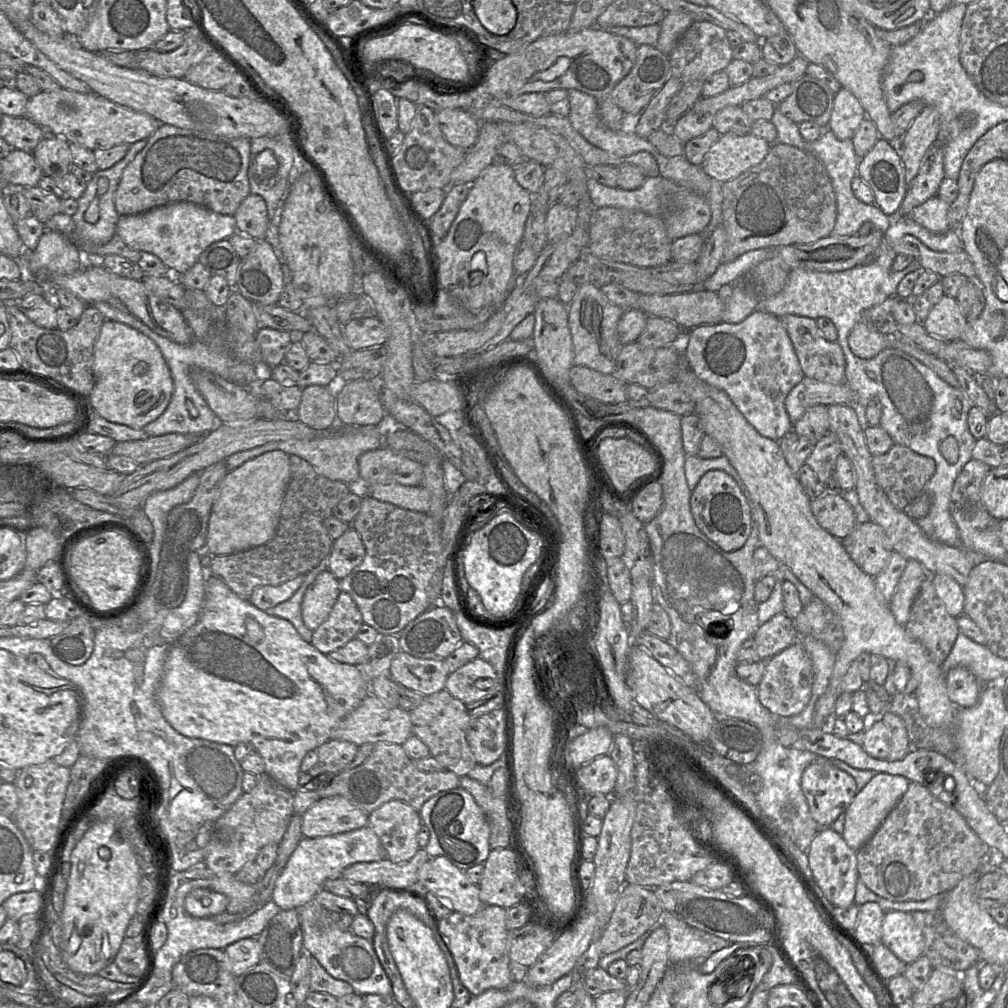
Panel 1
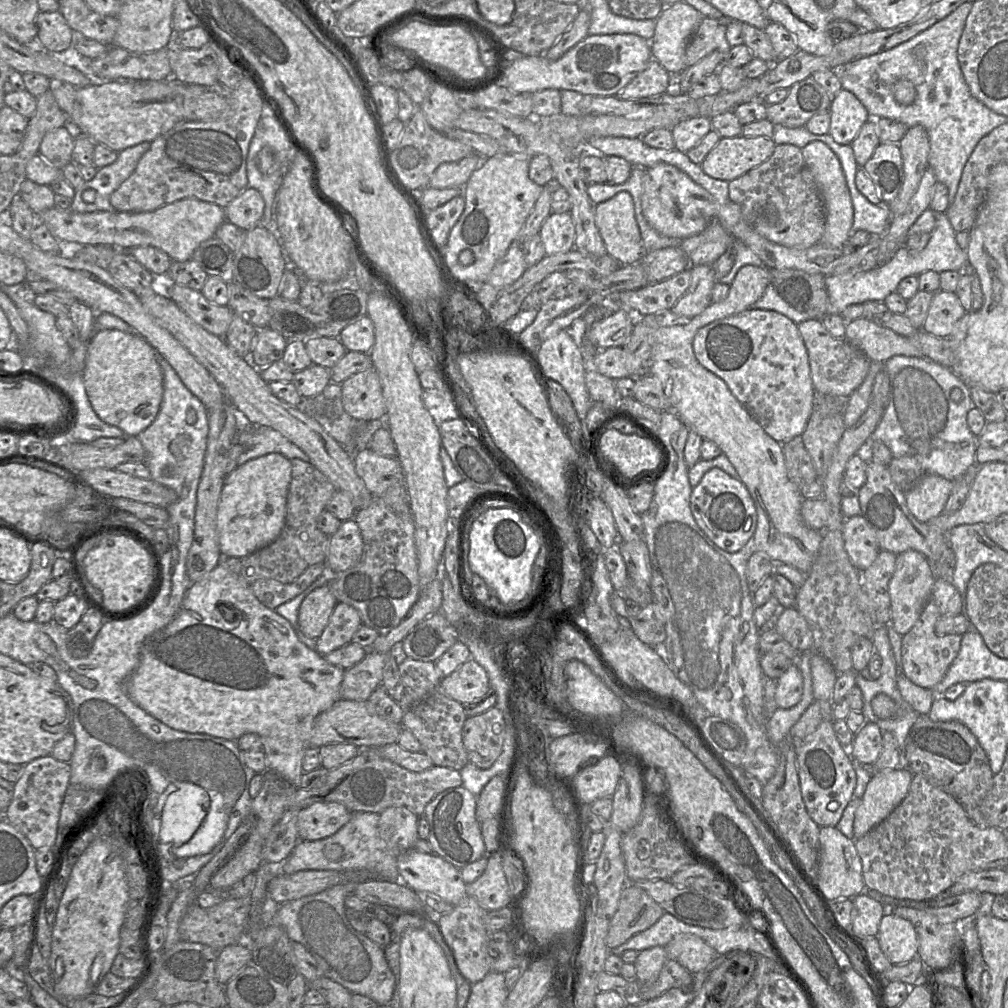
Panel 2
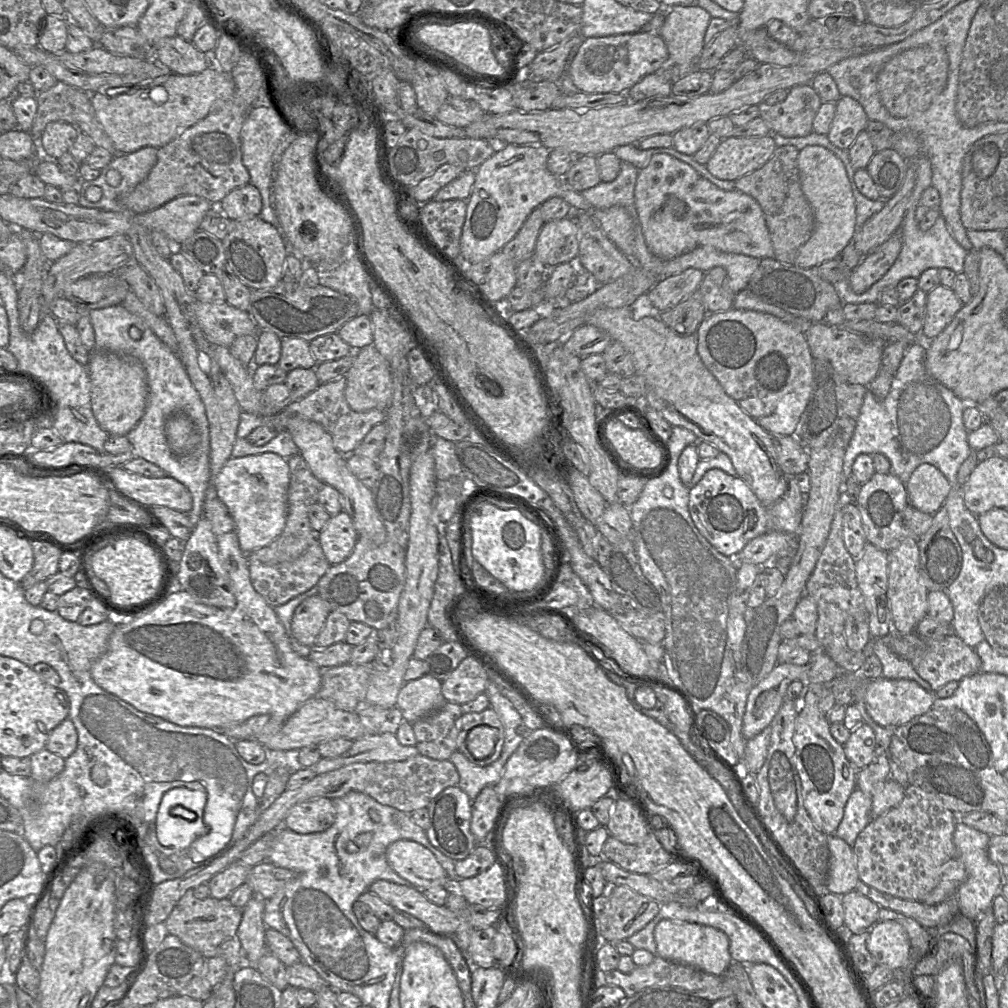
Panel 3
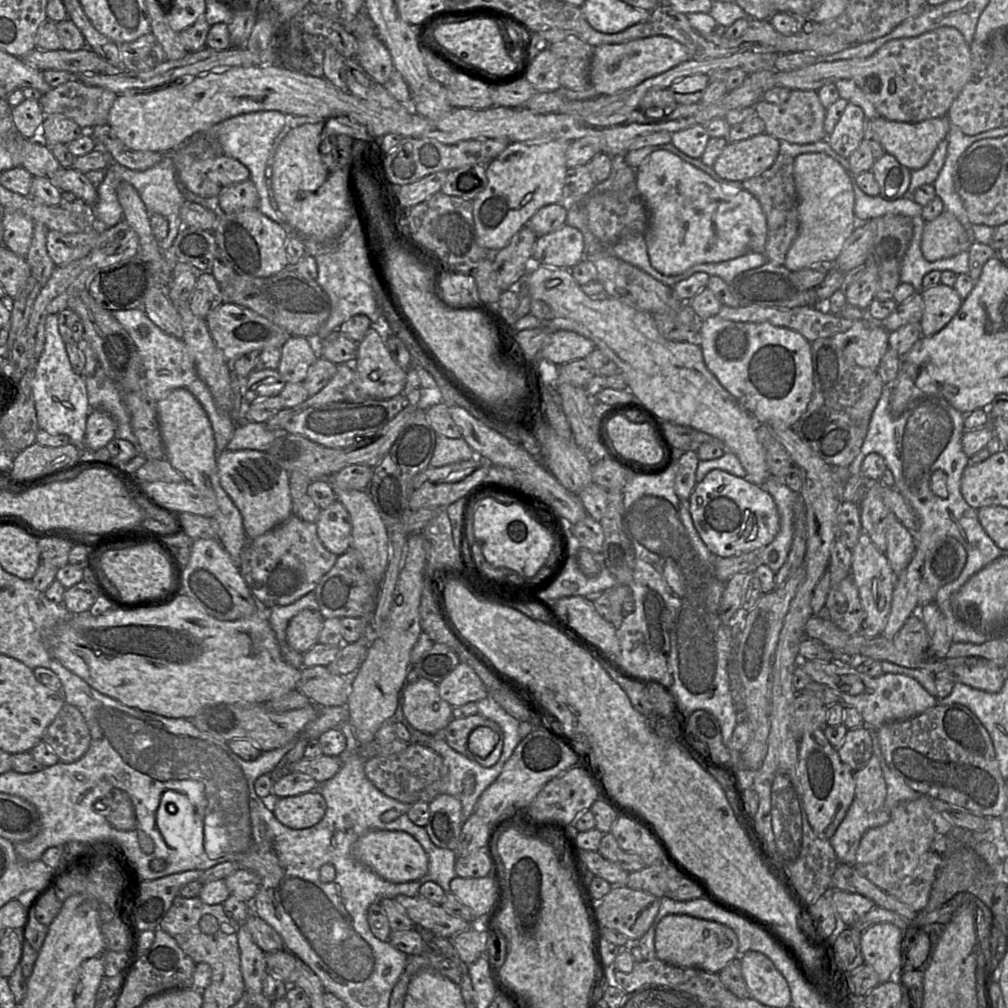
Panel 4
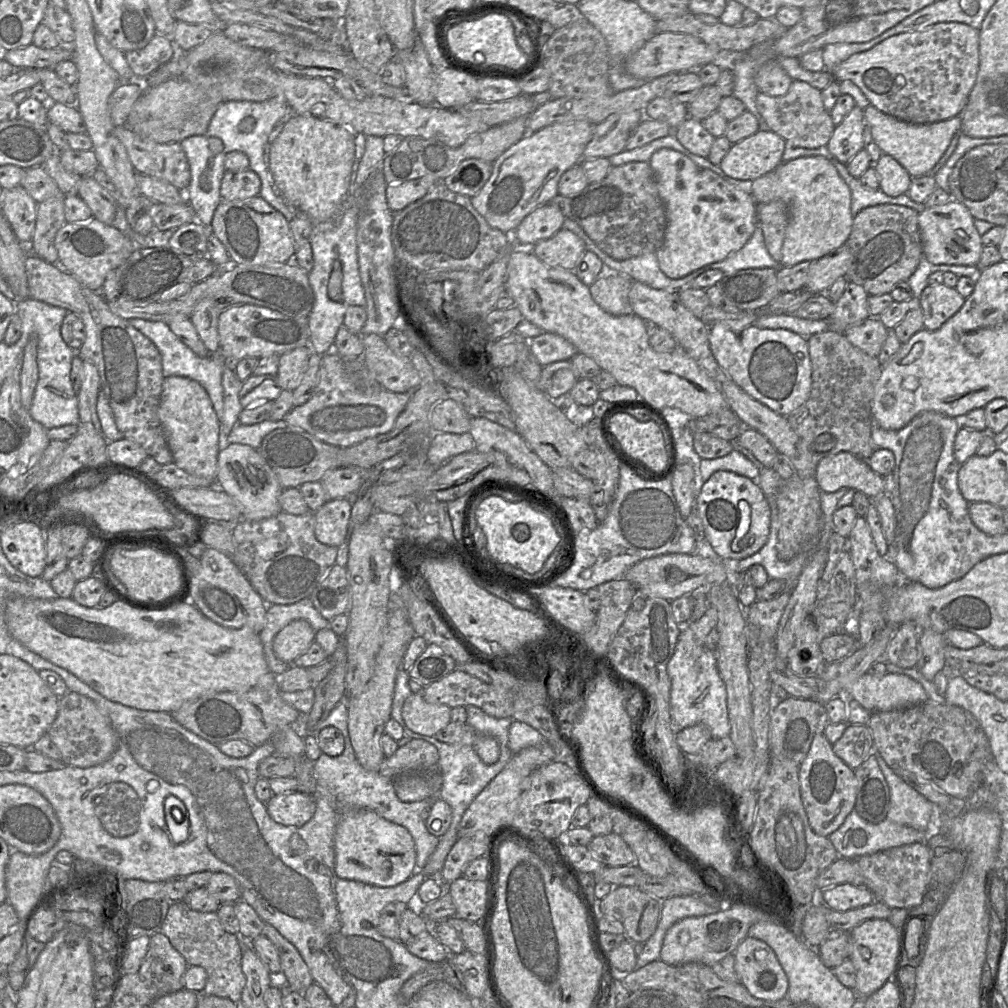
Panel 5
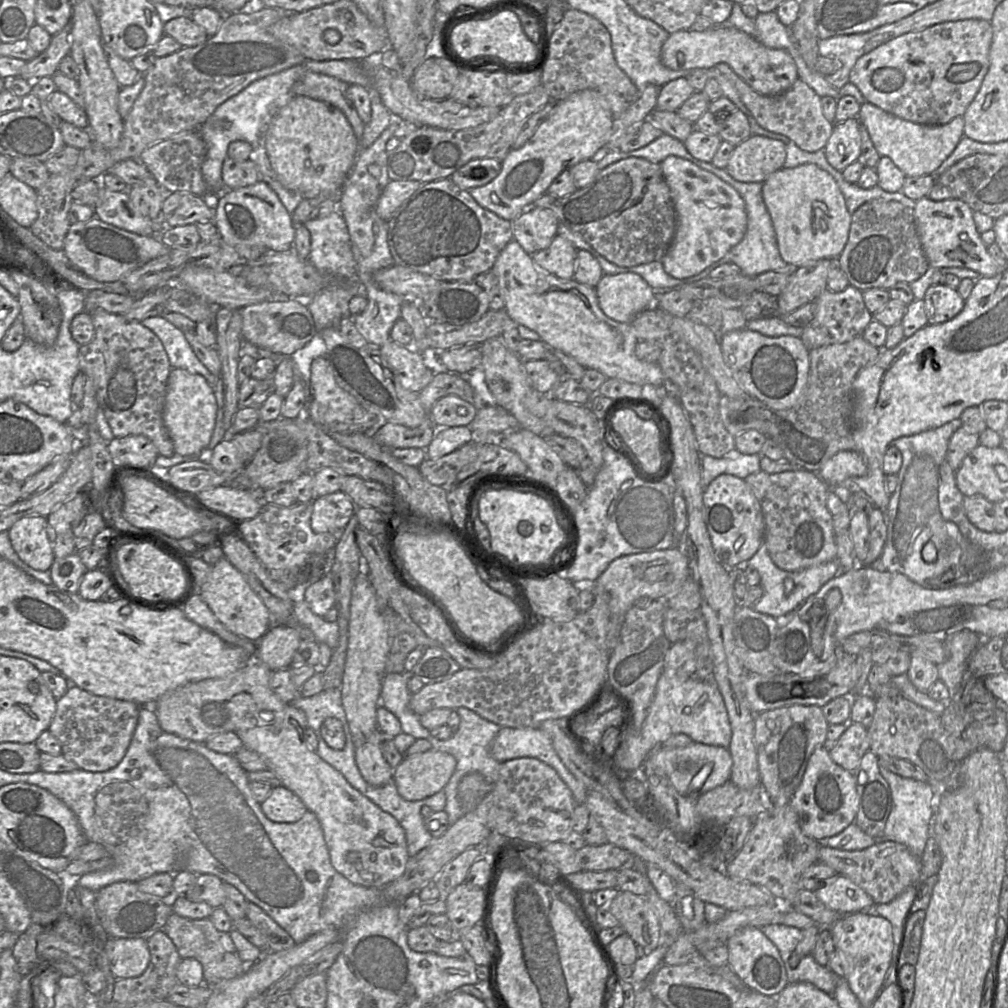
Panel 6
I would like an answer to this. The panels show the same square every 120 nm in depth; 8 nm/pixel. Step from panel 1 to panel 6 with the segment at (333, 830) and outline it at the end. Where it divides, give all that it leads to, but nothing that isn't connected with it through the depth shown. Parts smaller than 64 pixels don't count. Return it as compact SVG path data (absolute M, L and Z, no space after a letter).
M283 785L273 786L260 807L265 816L276 823L295 823L308 811L303 801Z

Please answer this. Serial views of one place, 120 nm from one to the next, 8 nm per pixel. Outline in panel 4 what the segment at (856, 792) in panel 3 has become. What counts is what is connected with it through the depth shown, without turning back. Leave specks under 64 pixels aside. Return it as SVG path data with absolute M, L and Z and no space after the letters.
M855 798L834 835L829 839L838 863L854 865L856 852L864 833L871 828L885 825L890 820L890 811L880 809L866 811Z

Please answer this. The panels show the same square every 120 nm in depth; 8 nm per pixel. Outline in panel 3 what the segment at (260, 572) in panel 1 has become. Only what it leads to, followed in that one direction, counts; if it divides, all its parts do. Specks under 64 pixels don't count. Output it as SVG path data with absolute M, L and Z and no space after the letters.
M298 454L287 459L289 465L290 483L288 487L287 501L287 521L285 527L272 543L254 550L247 554L248 565L278 565L281 563L291 562L299 558L307 548L317 541L317 533L313 530L309 521L309 508L317 502L318 493L324 483L318 480L311 472L308 464L303 457Z

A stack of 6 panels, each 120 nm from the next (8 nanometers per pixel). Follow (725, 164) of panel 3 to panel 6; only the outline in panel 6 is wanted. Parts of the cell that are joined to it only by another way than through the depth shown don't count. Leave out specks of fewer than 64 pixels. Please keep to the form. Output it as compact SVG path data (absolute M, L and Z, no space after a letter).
M751 135L735 146L725 170L737 181L763 183L770 174L783 168L785 159L785 143Z

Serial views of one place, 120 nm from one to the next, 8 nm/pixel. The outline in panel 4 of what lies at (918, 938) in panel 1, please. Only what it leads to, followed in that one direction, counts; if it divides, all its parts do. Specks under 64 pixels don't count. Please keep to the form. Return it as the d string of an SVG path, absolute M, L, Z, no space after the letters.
M889 922L876 923L861 935L865 964L871 965L880 983L891 980L898 964L900 939L903 931Z

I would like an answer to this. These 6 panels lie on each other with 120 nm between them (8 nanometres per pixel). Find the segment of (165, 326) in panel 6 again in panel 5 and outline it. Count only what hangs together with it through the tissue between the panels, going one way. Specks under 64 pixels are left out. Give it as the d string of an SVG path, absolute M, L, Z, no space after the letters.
M132 318L128 322L149 338L159 350L162 358L162 373L164 378L169 376L184 376L199 382L207 391L217 418L221 421L224 412L224 390L222 385L224 359L219 354L211 353L206 357L198 356L171 331L168 323L163 321Z

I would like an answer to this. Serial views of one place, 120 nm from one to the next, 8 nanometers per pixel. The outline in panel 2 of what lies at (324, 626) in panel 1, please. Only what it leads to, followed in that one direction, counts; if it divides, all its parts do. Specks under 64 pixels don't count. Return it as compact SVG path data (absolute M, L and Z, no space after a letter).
M338 602L321 636L316 640L316 651L327 655L352 642L362 620L358 611L349 604Z

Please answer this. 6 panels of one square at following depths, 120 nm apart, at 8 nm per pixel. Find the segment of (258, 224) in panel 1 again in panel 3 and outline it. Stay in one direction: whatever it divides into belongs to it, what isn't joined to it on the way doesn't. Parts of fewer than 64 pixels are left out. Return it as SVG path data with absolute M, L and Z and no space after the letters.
M248 183L229 192L217 207L230 220L241 220L259 215L262 198L259 190Z

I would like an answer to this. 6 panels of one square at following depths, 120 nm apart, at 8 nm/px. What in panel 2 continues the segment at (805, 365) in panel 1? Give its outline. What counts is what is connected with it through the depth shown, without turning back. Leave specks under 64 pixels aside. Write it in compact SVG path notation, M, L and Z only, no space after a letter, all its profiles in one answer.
M809 319L797 324L808 352L810 374L816 392L849 397L868 374L870 360L846 339L833 337L820 319Z

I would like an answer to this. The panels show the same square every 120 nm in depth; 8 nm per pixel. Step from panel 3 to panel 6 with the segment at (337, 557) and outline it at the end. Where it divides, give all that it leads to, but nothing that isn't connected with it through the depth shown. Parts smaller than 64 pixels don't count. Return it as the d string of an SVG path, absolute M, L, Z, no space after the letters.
M343 491L317 497L312 503L311 528L316 533L343 531L356 510L356 505Z

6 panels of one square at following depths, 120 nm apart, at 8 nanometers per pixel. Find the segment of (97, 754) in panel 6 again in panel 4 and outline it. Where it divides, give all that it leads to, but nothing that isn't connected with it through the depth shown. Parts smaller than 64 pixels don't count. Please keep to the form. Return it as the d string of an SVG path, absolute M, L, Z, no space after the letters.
M65 703L45 730L42 741L61 762L73 763L89 749L91 735L81 712L76 707Z

